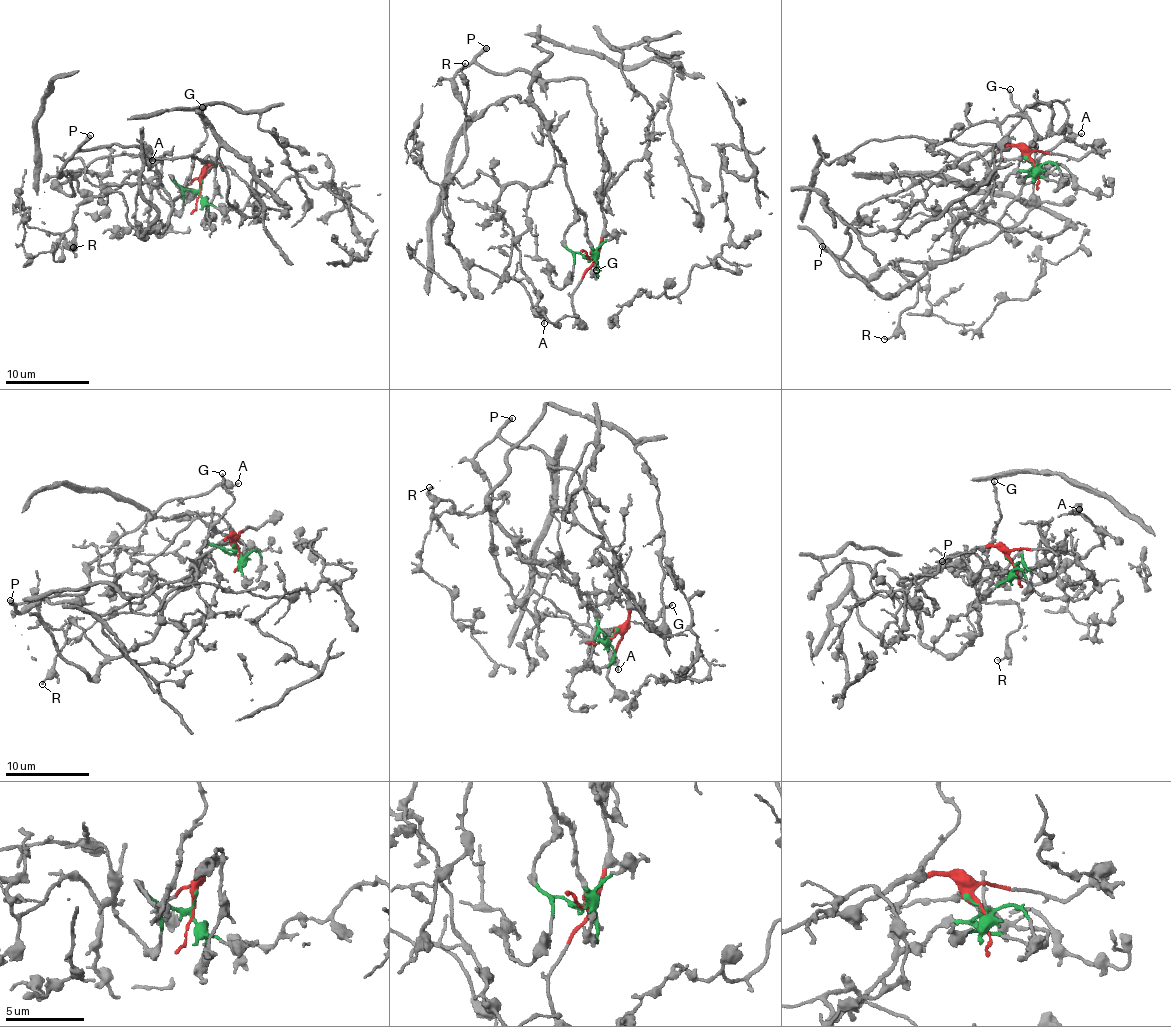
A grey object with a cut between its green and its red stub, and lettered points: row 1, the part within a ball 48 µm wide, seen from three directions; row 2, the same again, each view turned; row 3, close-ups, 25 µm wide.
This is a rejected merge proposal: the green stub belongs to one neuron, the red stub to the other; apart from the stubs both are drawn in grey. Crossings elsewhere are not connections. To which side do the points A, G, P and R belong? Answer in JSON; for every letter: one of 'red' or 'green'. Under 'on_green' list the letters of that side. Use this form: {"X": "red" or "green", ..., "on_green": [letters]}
{"A": "red", "G": "green", "P": "red", "R": "green", "on_green": ["G", "R"]}

